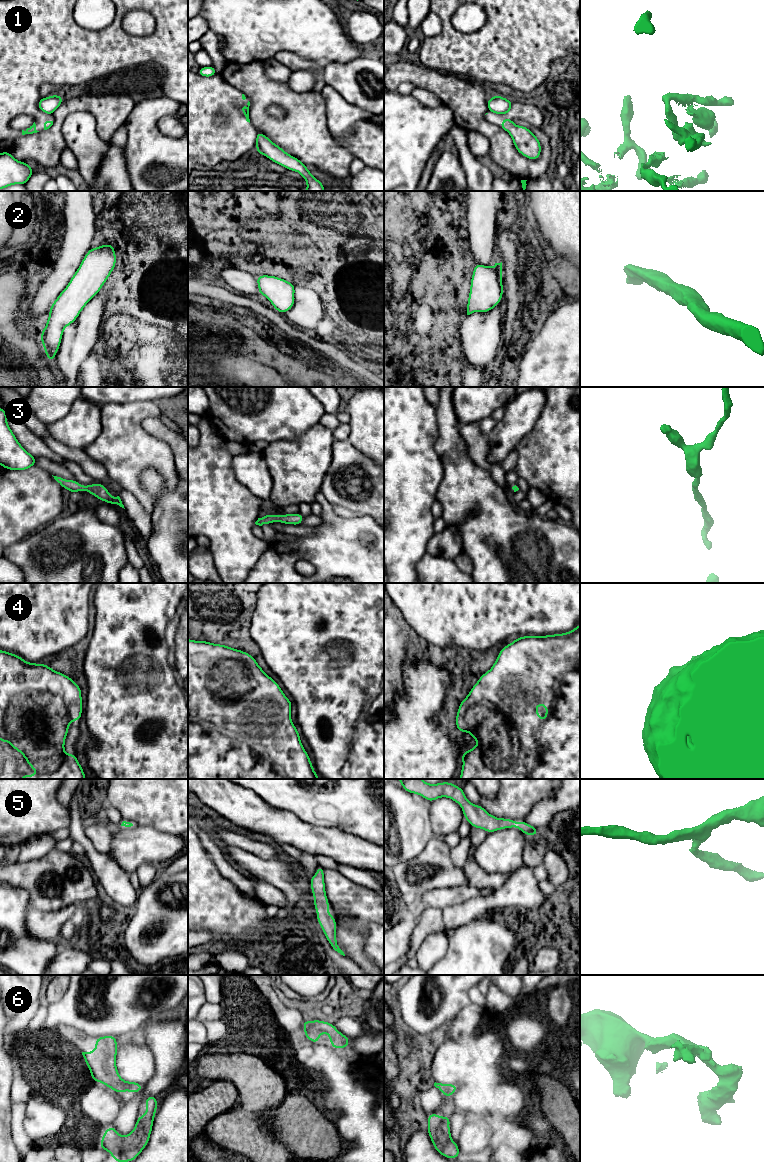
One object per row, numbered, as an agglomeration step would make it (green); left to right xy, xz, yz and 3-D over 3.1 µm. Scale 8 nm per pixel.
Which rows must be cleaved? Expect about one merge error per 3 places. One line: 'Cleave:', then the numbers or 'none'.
Cleave: 1

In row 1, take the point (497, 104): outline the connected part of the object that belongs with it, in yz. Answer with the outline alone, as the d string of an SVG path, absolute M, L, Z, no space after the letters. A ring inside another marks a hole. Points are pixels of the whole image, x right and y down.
M494 95L487 100L487 106L490 113L504 114L512 105L512 101L498 95Z

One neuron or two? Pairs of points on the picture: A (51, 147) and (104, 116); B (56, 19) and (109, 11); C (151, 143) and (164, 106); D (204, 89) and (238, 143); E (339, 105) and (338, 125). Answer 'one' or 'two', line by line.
A: one
B: two
C: one
D: one
E: one

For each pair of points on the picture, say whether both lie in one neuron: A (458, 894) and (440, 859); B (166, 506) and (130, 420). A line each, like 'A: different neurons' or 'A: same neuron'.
A: different neurons
B: different neurons

